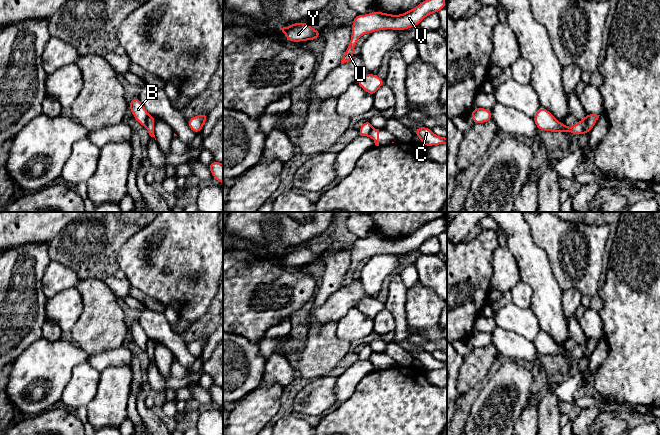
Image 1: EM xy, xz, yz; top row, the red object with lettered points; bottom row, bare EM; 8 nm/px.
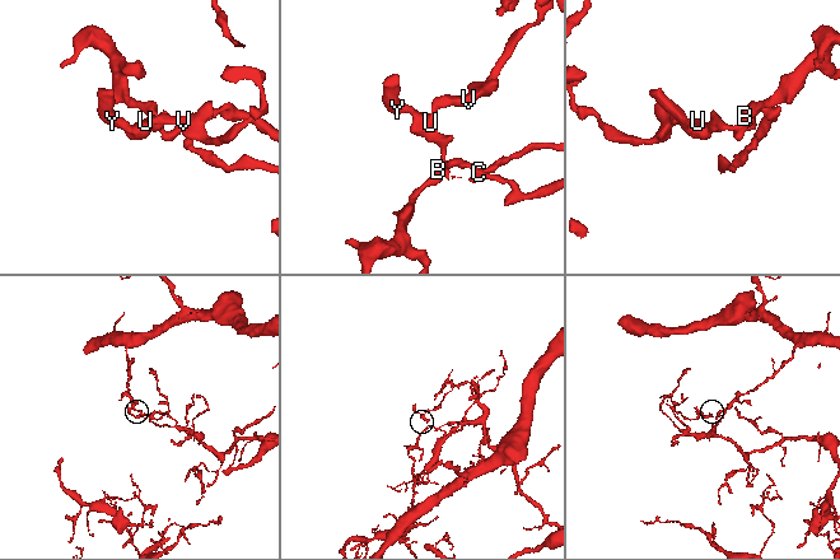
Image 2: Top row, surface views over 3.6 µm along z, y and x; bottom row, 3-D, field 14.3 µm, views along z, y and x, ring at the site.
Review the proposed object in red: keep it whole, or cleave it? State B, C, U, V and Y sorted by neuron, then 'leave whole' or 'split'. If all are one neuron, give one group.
B U V Y / C | split

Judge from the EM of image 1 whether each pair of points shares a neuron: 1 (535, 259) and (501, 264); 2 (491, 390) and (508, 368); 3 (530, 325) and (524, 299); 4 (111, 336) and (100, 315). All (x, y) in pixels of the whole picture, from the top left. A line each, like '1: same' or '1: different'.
1: different
2: same
3: different
4: same

